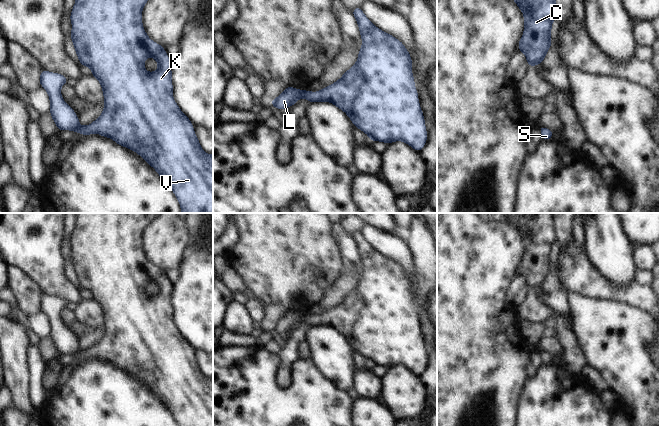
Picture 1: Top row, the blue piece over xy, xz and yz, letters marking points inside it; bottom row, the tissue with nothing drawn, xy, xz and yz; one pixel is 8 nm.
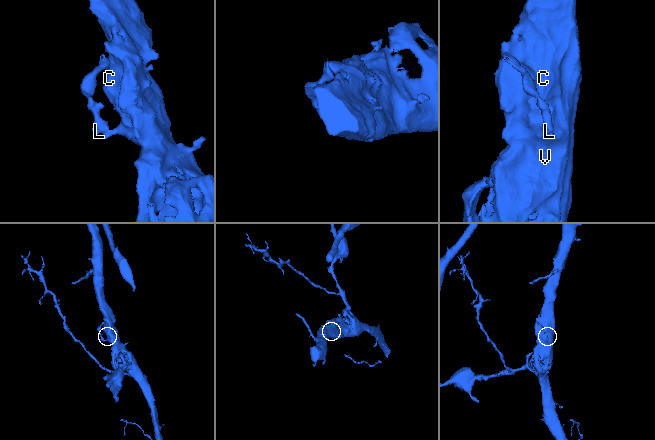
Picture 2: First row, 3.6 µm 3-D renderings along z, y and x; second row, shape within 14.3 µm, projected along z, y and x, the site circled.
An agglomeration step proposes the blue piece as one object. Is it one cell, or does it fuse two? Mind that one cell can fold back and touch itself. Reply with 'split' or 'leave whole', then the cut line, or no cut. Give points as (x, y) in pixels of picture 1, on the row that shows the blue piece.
split; cut in xz along (304, 91), (300, 97)

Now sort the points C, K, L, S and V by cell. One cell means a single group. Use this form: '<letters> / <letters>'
C K S V / L

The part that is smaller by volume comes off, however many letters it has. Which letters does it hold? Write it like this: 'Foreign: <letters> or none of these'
Foreign: L

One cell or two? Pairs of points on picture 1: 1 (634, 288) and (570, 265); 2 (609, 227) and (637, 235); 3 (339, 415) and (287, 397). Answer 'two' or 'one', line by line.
1: one
2: two
3: one

